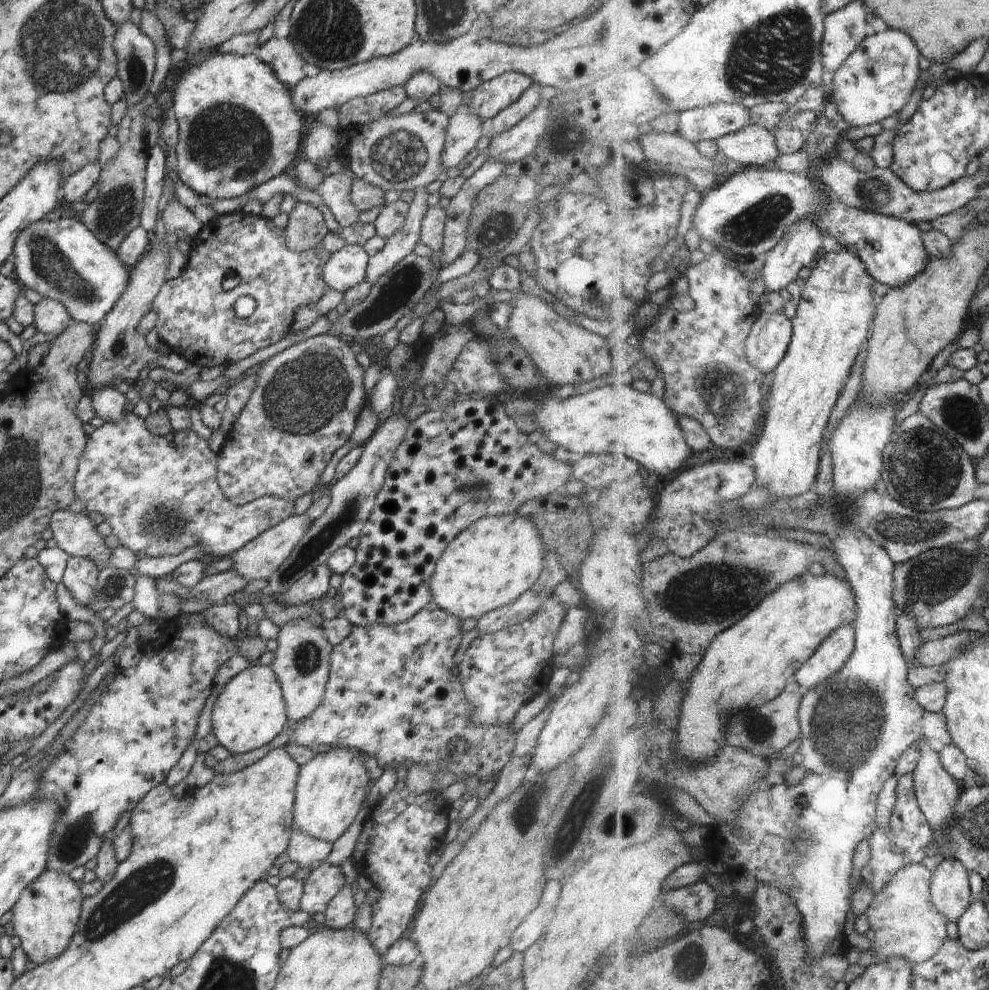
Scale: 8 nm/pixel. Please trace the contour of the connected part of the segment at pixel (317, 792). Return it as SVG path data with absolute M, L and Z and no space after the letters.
M330 747L325 752L318 753L300 766L297 783L295 786L295 801L293 804L293 826L310 834L314 838L334 842L346 832L354 822L356 815L362 808L369 785L373 782L370 771L364 764L360 751L350 747Z

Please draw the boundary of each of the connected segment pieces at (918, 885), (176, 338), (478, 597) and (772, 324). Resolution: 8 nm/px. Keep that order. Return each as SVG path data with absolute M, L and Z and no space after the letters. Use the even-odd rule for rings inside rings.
M921 863L908 865L895 874L887 887L875 896L868 917L872 928L877 929L877 949L881 961L904 957L917 965L934 958L948 941L949 922L933 901L933 871Z
M242 210L234 211L233 213L225 215L217 214L212 220L204 224L196 238L192 239L192 244L187 250L189 255L187 256L187 265L185 266L183 273L178 278L162 283L158 294L154 297L153 303L151 304L151 315L154 318L153 329L157 332L159 340L164 342L164 344L167 344L172 353L175 352L176 354L179 354L188 363L191 362L192 364L196 364L200 368L222 365L226 367L227 365L242 360L242 358L252 356L252 354L258 352L258 350L262 350L262 348L266 348L266 346L270 346L270 344L280 342L282 338L290 334L296 310L298 310L298 308L302 308L302 306L316 306L318 300L320 300L320 298L322 298L322 296L324 296L324 294L326 294L326 292L330 289L323 277L324 264L326 264L328 258L330 258L330 253L324 248L322 242L319 242L316 238L313 242L311 242L311 247L306 251L290 250L286 246L285 229L277 227L272 219L267 219L261 215L251 215L250 213L245 213ZM229 275L238 276L238 278L240 278L240 282L232 290L224 290L222 282L224 282L224 279L226 279ZM240 296L252 296L252 298L256 300L257 304L254 312L243 319L234 314L234 302L236 302Z
M518 512L481 518L457 534L440 555L430 581L432 601L462 621L466 618L479 619L532 589L544 568L544 557L543 538L529 518L521 517Z
M787 312L764 313L747 340L747 357L766 374L777 370L795 335L794 319Z

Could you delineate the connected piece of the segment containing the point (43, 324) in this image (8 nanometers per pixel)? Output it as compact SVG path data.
M42 299L34 305L34 326L44 334L62 334L72 322L67 308L58 301Z

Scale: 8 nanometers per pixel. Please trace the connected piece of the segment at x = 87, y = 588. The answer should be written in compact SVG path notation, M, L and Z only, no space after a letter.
M69 557L67 560L63 582L78 604L88 607L93 600L98 573L97 566L88 559Z

